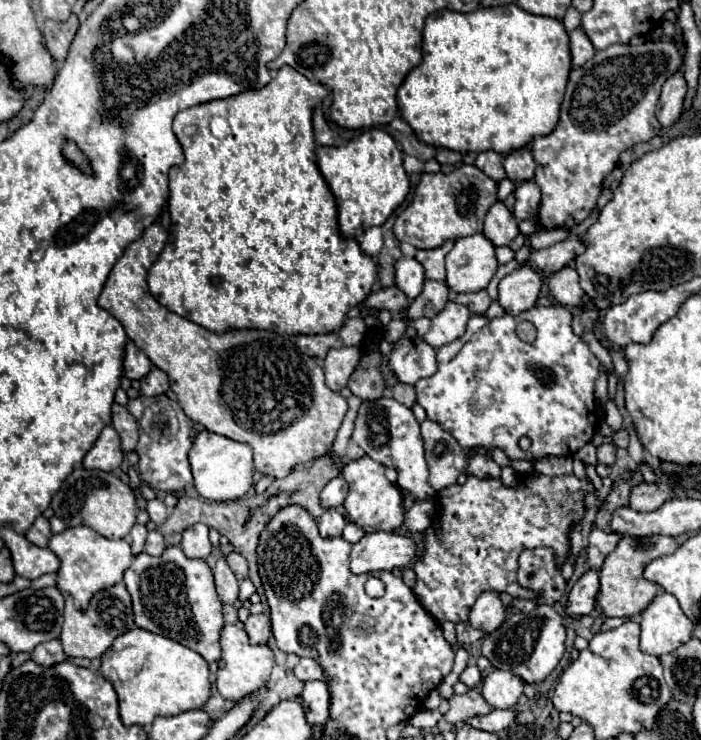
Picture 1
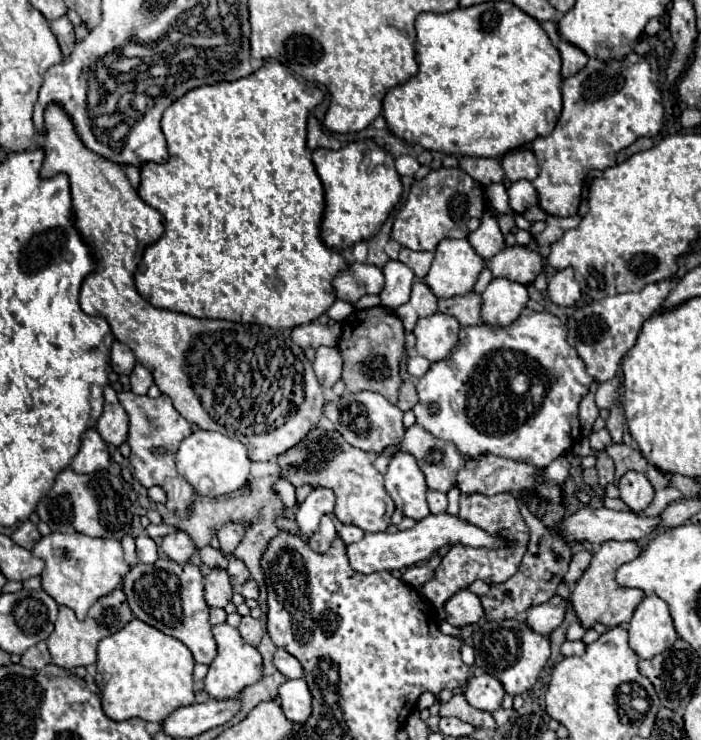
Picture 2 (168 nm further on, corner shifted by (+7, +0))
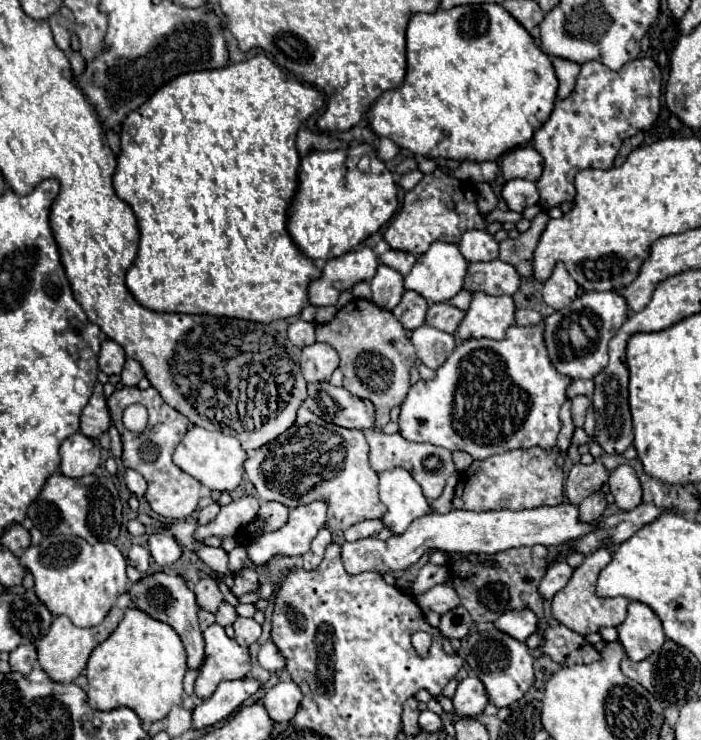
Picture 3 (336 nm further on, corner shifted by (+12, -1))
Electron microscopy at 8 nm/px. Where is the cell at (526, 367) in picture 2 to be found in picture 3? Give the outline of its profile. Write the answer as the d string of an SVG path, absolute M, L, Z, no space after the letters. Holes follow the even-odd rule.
M544 324L540 326L510 326L508 332L506 332L506 338L504 340L488 340L488 338L480 338L480 340L464 340L462 344L456 346L456 350L448 356L448 360L436 370L436 378L432 382L426 382L426 380L420 380L416 382L406 400L402 402L400 406L400 418L398 418L398 432L410 440L410 442L428 442L428 444L434 444L434 446L442 446L442 448L448 448L448 450L464 450L468 452L474 460L484 460L484 458L490 458L492 454L502 454L502 452L508 452L508 450L516 450L516 448L532 448L532 446L540 446L540 448L554 448L556 446L556 436L560 432L560 406L564 404L566 400L566 388L568 384L572 382L568 376L560 374L548 360L548 354L546 354L546 348L544 348Z

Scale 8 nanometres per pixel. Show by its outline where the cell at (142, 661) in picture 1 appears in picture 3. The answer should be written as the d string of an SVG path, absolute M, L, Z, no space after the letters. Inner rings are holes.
M128 608L118 628L102 642L98 644L86 664L86 678L88 678L88 702L94 710L114 710L120 706L126 706L138 714L142 722L156 722L168 716L170 708L182 702L184 690L182 690L182 678L186 674L186 652L182 646L180 636L176 630L160 620L154 620L152 616L144 614L142 610Z

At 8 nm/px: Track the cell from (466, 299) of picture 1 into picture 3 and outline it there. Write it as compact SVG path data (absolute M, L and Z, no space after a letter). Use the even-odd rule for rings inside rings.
M430 304L428 306L428 314L426 314L426 324L432 326L432 328L438 328L438 330L444 330L448 334L454 334L458 324L462 322L464 318L464 312L450 306L450 304Z

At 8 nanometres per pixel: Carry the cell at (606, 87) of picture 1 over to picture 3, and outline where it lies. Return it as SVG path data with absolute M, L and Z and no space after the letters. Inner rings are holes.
M650 58L632 60L618 72L608 70L608 66L596 60L582 64L574 92L566 100L556 102L550 118L534 134L532 144L544 158L544 172L536 182L540 206L550 210L572 200L576 194L576 172L586 168L612 168L622 140L654 124L661 110L661 94L662 74Z

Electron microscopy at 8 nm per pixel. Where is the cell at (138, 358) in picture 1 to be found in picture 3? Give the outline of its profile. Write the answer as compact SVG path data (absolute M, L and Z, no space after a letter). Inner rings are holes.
M104 340L100 346L100 354L98 354L98 366L104 374L112 376L112 374L120 374L122 366L126 362L126 354L124 350L112 342L112 340Z

